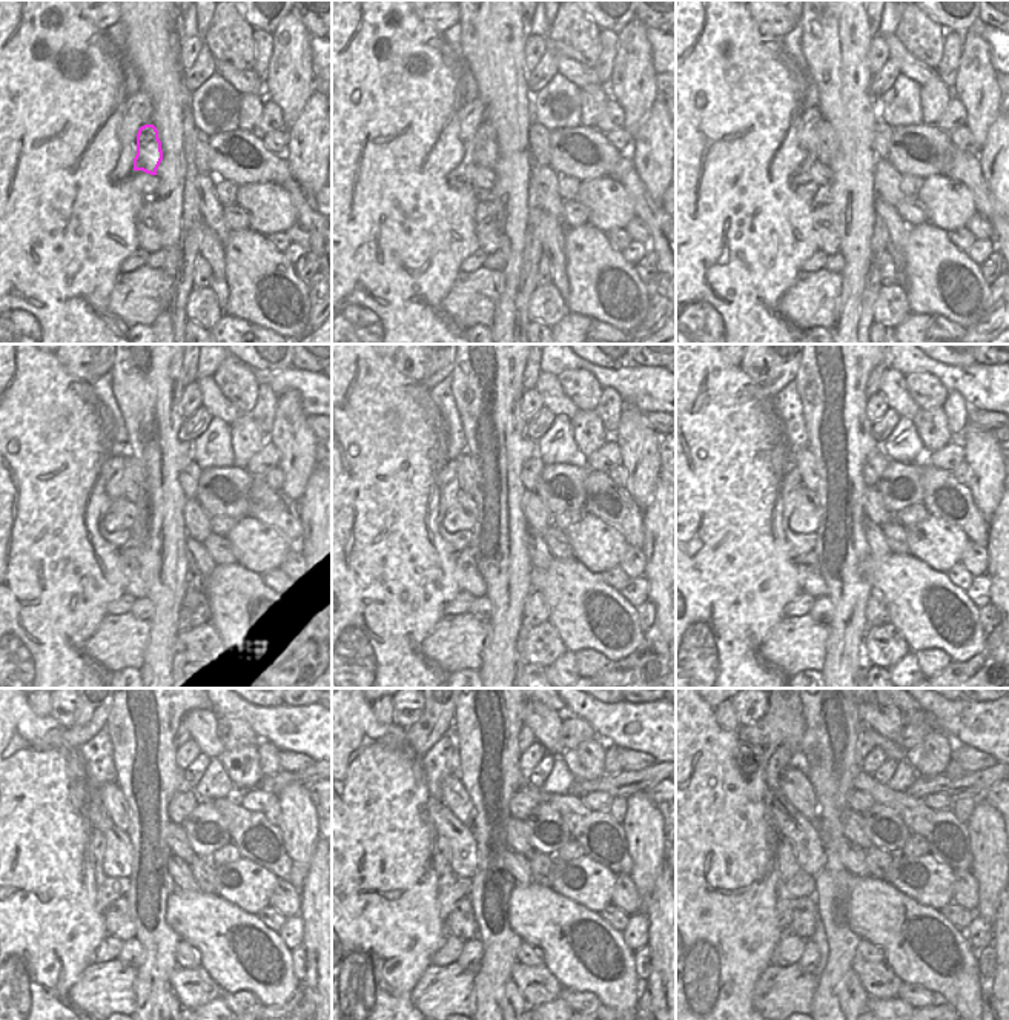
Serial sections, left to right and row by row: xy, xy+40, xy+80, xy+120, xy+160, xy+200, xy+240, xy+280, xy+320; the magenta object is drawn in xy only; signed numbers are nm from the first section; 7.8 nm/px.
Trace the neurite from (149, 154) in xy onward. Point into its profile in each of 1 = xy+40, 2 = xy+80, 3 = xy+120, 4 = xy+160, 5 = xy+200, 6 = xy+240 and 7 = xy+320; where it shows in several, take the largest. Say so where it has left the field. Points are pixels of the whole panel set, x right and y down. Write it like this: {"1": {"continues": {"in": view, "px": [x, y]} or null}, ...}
{"1": {"continues": {"in": "xy+40", "px": [486, 146]}}, "2": {"continues": {"in": "xy+80", "px": [828, 142]}}, "3": {"continues": {"in": "xy+120", "px": [132, 480]}}, "4": {"continues": {"in": "xy+160", "px": [467, 470]}}, "5": {"continues": {"in": "xy+200", "px": [805, 461]}}, "6": {"continues": {"in": "xy+240", "px": [112, 798]}}, "7": {"continues": {"in": "xy+320", "px": [794, 784]}}}

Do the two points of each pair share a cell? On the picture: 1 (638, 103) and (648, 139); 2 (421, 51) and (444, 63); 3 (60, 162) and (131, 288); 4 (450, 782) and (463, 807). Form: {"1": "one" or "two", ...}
{"1": "two", "2": "one", "3": "two", "4": "one"}

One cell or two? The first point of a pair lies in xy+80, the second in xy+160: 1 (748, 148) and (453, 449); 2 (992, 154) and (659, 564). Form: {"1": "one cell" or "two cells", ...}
{"1": "two cells", "2": "one cell"}

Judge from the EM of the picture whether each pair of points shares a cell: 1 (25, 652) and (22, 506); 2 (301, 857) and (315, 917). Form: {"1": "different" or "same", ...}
{"1": "same", "2": "different"}

